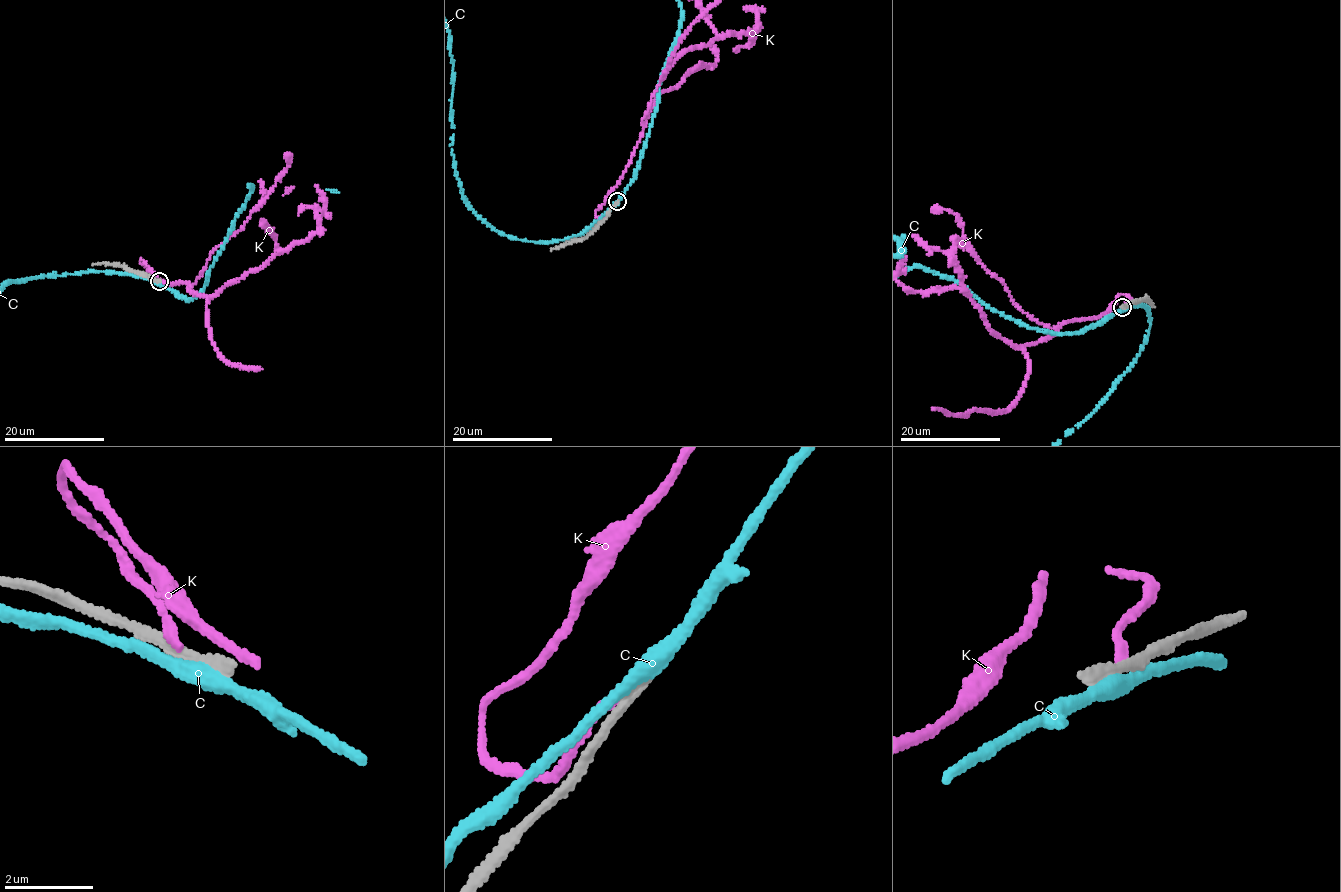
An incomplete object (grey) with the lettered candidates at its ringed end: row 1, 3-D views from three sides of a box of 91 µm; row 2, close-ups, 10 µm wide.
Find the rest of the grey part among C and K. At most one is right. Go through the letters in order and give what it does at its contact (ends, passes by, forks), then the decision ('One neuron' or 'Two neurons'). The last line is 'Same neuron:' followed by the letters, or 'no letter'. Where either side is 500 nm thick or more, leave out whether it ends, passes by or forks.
C: It passes by. Two neurons
K: It ends there. Two neurons
Same neuron: no letter

